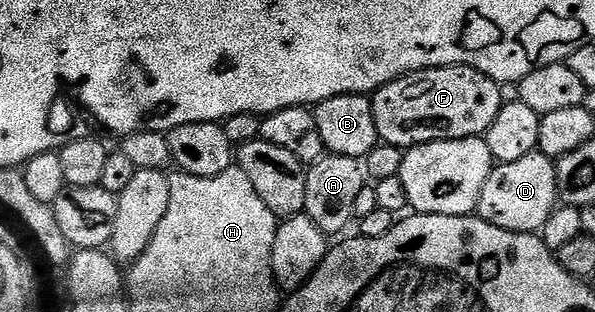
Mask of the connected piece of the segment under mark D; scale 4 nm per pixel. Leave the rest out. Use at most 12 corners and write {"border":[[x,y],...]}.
{"border":[[556,159],[498,163],[478,217],[542,231],[560,201]]}

